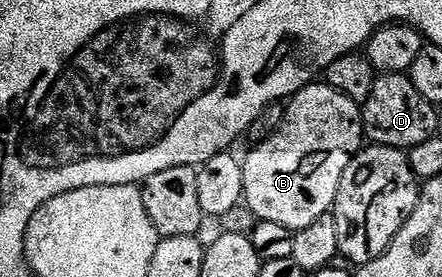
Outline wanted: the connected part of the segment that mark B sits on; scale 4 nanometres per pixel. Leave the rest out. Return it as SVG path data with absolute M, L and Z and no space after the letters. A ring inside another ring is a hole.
M315 82L302 89L289 101L284 120L266 139L264 146L252 151L243 161L244 186L242 187L243 203L247 207L256 224L272 224L281 227L297 228L303 222L318 216L319 212L332 206L334 184L342 166L346 163L346 144L342 144L342 136L350 136L350 144L354 144L354 122L360 120L360 108L344 92L338 92L326 82Z

